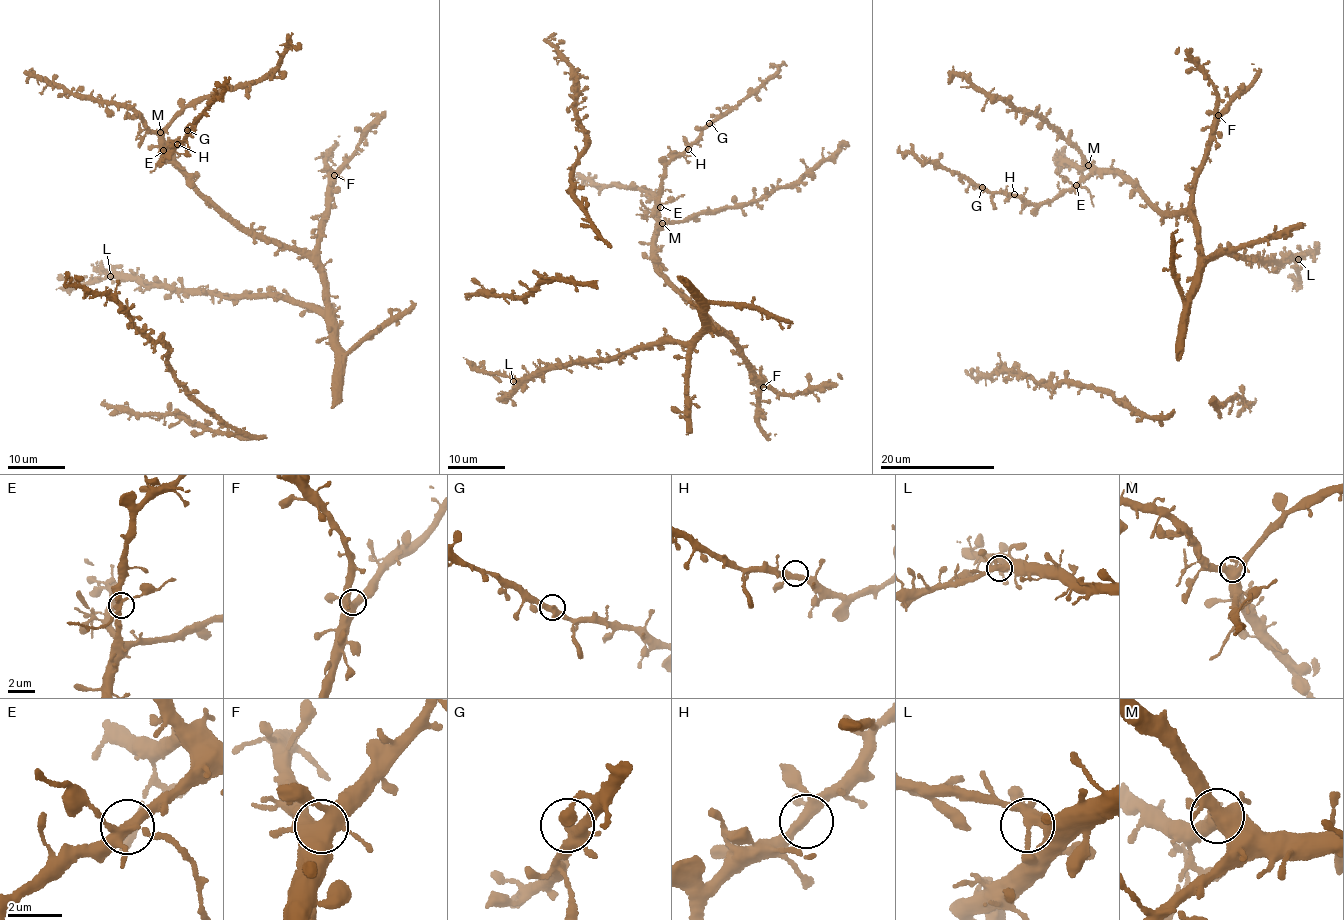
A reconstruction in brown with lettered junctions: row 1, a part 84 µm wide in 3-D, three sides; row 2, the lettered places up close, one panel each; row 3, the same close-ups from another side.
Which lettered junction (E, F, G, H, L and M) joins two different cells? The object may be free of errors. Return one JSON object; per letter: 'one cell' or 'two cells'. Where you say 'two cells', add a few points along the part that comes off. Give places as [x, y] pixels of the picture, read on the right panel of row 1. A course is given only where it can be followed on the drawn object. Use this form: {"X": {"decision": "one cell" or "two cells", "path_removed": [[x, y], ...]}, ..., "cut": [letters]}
{"E": {"decision": "one cell"}, "F": {"decision": "one cell"}, "G": {"decision": "one cell"}, "H": {"decision": "one cell"}, "L": {"decision": "one cell"}, "M": {"decision": "one cell"}, "cut": []}

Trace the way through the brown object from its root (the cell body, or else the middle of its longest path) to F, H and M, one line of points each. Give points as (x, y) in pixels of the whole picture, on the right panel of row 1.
F: (1196, 269), (1198, 225), (1192, 206), (1192, 180), (1206, 158), (1209, 139), (1218, 115)
H: (1196, 269), (1198, 226), (1185, 213), (1166, 217), (1117, 173), (1091, 173), (1038, 203), (1014, 194)
M: (1196, 269), (1198, 226), (1187, 214), (1166, 217), (1117, 173), (1099, 174), (1088, 165)

